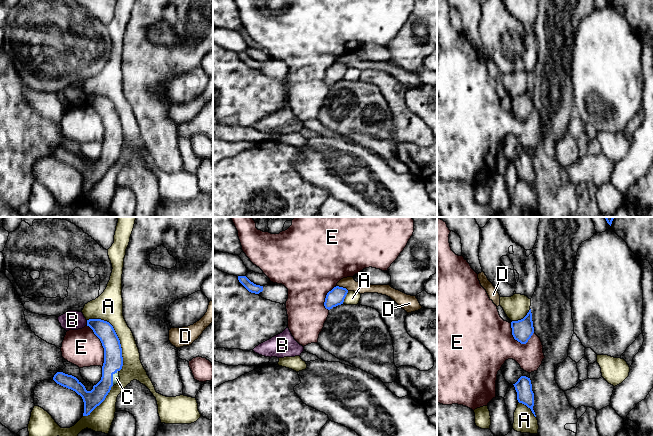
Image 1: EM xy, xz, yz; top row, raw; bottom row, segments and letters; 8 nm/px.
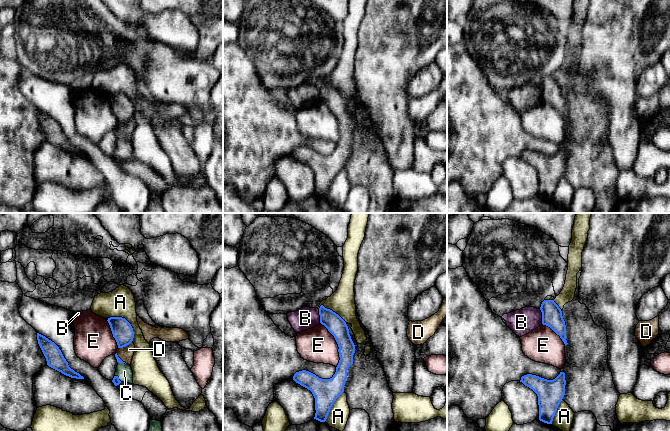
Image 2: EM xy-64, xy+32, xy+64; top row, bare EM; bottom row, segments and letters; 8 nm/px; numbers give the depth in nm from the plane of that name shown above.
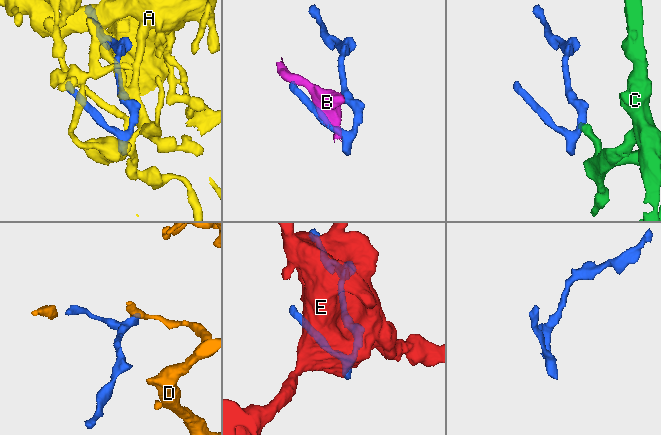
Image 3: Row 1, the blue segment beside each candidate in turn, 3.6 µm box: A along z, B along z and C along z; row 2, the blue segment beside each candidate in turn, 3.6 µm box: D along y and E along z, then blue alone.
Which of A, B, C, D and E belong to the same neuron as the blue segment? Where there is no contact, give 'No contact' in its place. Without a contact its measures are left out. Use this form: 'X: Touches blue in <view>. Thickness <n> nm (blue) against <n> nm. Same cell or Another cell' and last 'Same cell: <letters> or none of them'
A: Touches blue in xy. Thickness 160 nm (blue) against 220 nm. Another cell
B: Touches blue in xy. Thickness 150 nm (blue) against 160 nm. Another cell
C: Touches blue in xy. Thickness 160 nm (blue) against 60 nm. Same cell
D: Touches blue in xz. Thickness 140 nm (blue) against 100 nm. Another cell
E: Touches blue in xy. Thickness 160 nm (blue) against 300 nm. Another cell
Same cell: C

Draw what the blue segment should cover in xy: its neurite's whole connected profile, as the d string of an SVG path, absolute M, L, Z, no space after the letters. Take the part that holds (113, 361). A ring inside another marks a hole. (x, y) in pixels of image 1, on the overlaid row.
M89 319L87 326L100 339L104 348L101 380L93 386L91 391L87 391L85 386L72 375L57 372L53 377L57 384L75 391L82 397L84 402L83 416L90 415L105 400L111 387L119 382L119 371L123 366L122 348L113 326L101 319Z

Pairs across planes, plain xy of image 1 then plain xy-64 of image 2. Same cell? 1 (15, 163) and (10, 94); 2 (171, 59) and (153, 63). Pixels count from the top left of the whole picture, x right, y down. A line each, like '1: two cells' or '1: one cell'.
1: one cell
2: two cells

